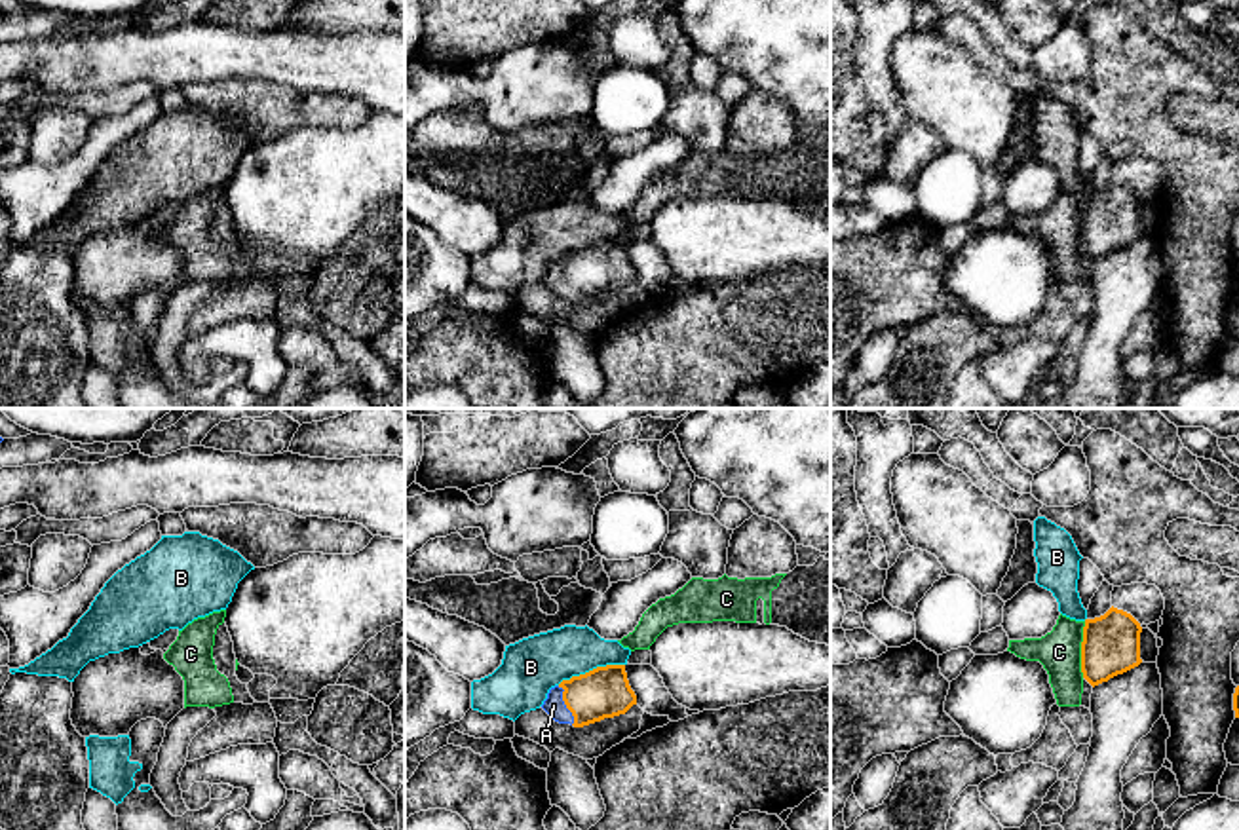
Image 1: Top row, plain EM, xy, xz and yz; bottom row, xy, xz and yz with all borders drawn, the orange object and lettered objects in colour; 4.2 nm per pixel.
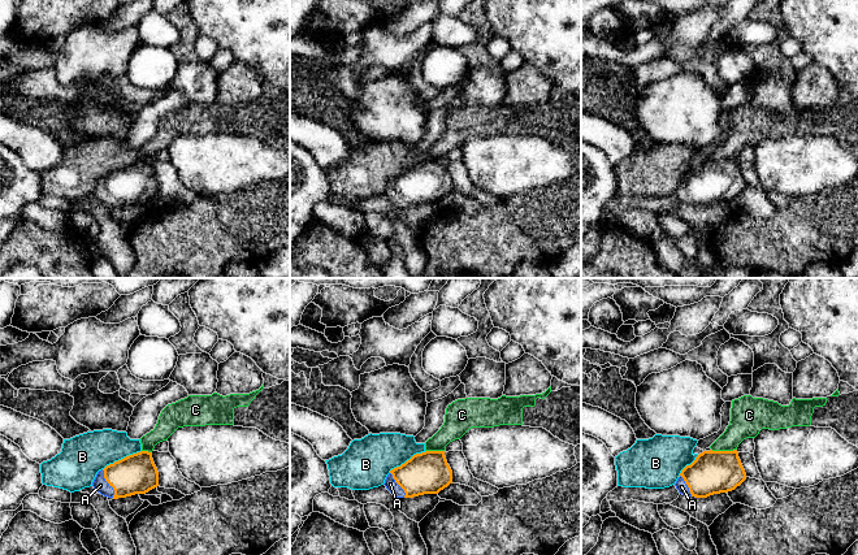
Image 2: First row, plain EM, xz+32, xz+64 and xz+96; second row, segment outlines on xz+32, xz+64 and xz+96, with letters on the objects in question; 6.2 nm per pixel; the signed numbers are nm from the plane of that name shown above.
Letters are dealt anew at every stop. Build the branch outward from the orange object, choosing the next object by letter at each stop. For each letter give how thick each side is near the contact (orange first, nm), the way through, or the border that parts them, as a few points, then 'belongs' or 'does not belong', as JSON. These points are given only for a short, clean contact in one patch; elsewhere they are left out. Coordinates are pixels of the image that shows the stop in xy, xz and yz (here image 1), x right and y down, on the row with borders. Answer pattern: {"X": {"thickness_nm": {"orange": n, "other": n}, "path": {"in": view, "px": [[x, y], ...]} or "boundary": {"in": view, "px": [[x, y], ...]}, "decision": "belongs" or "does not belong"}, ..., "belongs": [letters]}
{"A": {"thickness_nm": {"orange": 220, "other": 90}, "path": {"in": "xz", "px": [[605, 692], [565, 703], [553, 705]]}, "decision": "belongs"}, "B": {"thickness_nm": {"orange": 220, "other": 240}, "boundary": {"in": "xz", "px": [[624, 663], [597, 665], [557, 684]]}, "decision": "does not belong"}, "C": {"thickness_nm": {"orange": 240, "other": 180}, "boundary": {"in": "yz", "px": [[1086, 622], [1082, 677]]}, "decision": "does not belong"}, "belongs": ["A"]}

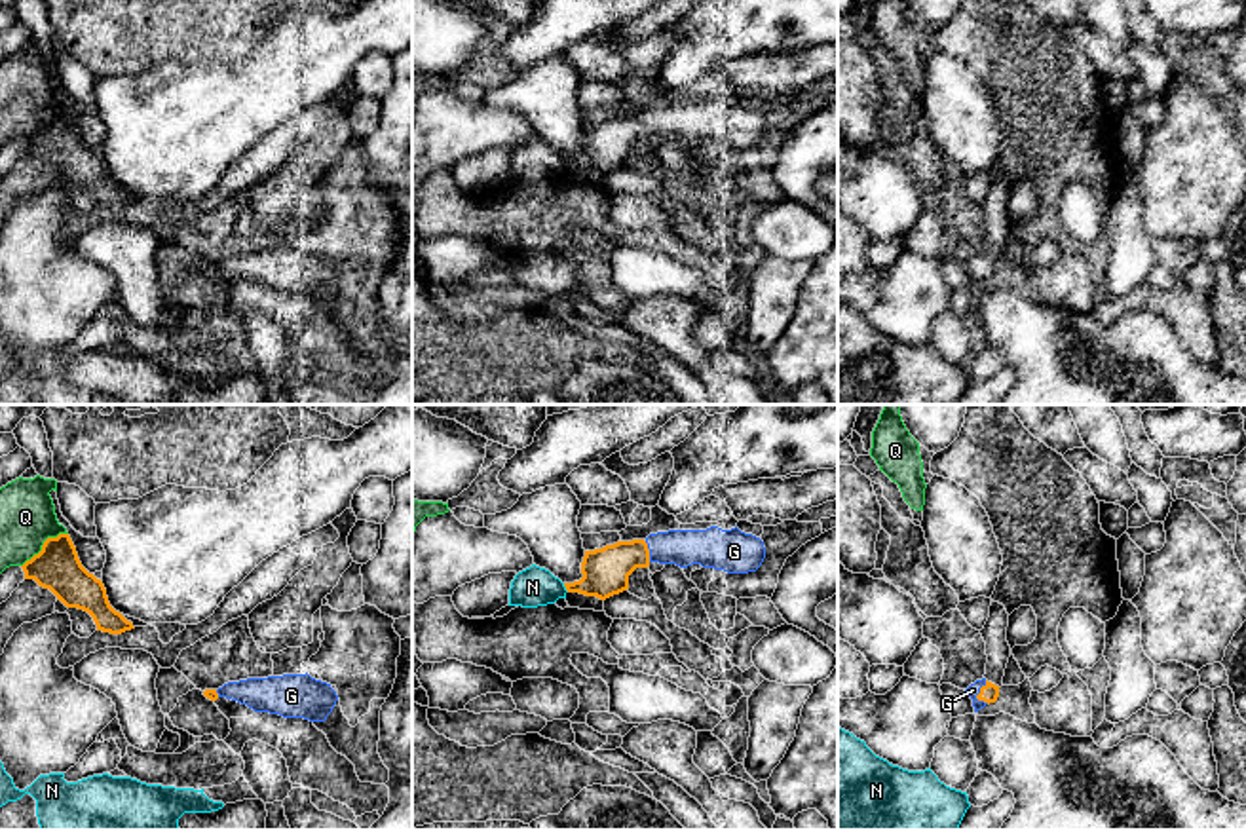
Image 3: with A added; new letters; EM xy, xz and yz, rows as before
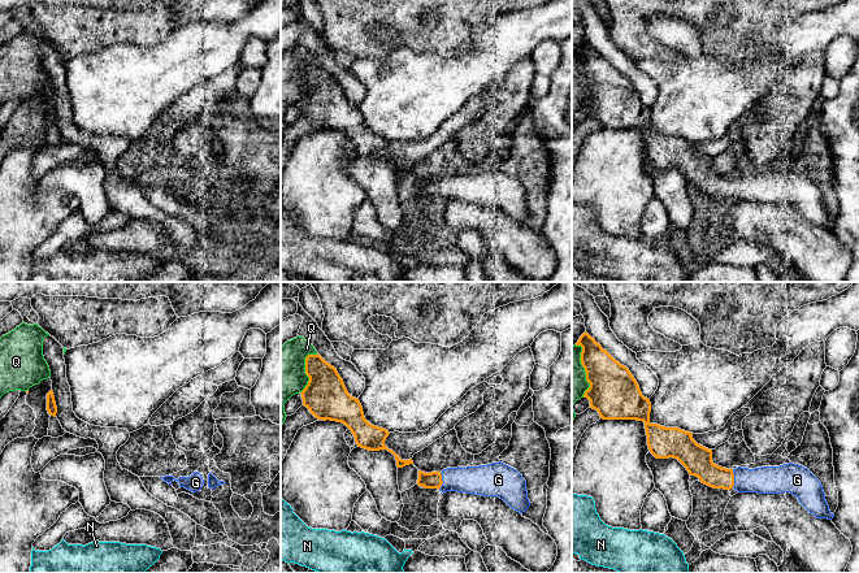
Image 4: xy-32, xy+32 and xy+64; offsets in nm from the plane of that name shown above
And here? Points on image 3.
{"G": {"thickness_nm": {"orange": 80, "other": 60}, "path": {"in": "yz", "px": [[990, 692], [979, 694], [973, 690]]}, "decision": "belongs"}, "N": {"thickness_nm": {"orange": 200, "other": 170}, "boundary": {"in": "xz", "px": [[563, 584], [568, 591]]}, "decision": "does not belong"}, "Q": {"thickness_nm": {"orange": 190, "other": 240}, "boundary": {"in": "xy", "px": [[67, 532], [48, 538], [21, 566]]}, "decision": "does not belong"}, "belongs": ["G"]}

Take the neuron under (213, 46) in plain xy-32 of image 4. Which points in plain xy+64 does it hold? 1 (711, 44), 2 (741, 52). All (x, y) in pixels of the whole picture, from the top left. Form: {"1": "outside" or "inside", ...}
{"1": "outside", "2": "outside"}

